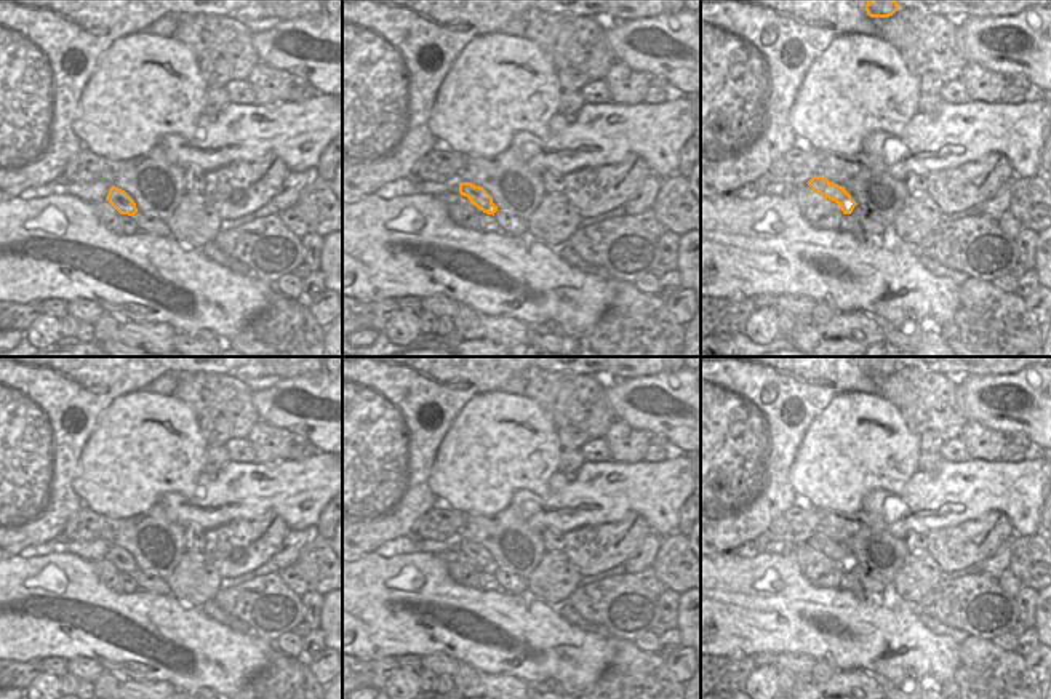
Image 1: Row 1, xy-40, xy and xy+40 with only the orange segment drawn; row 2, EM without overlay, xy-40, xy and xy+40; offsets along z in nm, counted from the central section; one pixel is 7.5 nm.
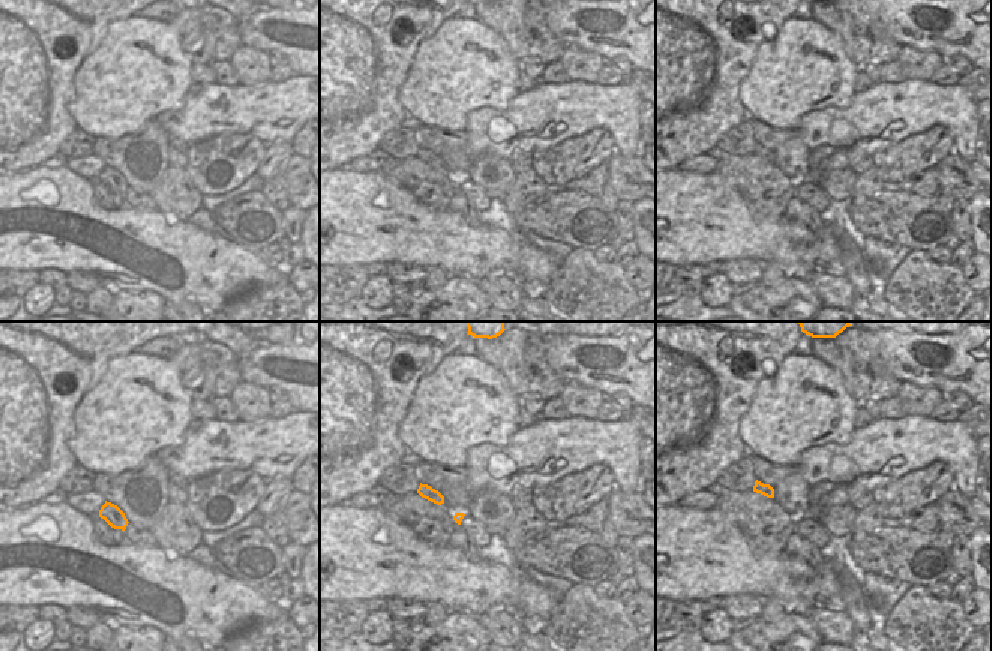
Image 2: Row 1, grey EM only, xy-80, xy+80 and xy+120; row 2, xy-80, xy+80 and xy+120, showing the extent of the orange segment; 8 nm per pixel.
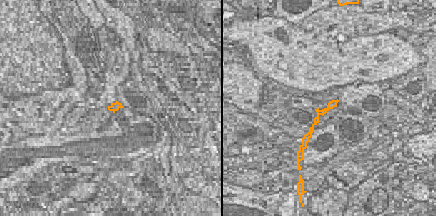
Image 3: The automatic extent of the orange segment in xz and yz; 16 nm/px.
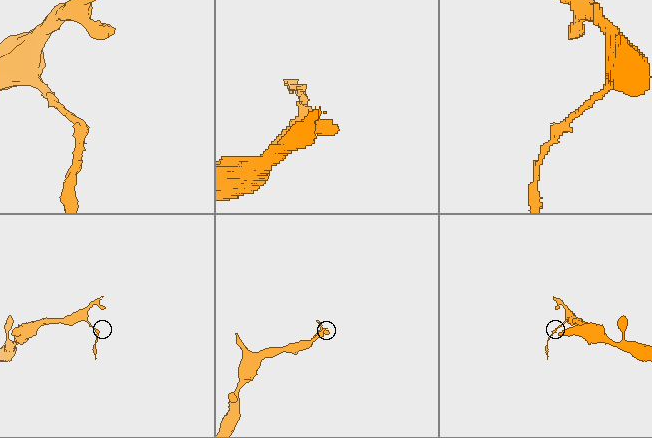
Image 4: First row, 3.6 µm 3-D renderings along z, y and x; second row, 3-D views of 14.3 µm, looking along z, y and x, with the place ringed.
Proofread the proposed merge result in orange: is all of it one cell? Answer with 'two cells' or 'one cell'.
two cells

